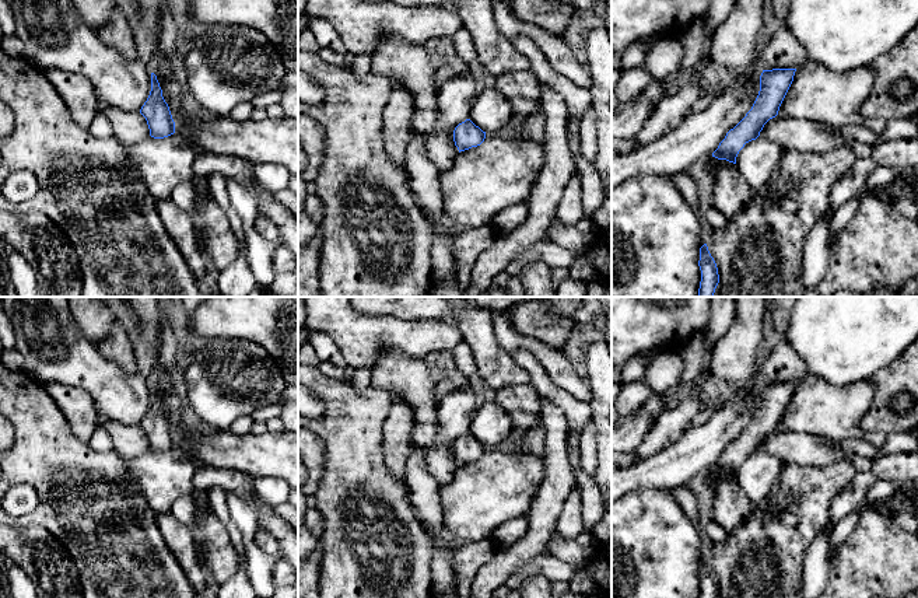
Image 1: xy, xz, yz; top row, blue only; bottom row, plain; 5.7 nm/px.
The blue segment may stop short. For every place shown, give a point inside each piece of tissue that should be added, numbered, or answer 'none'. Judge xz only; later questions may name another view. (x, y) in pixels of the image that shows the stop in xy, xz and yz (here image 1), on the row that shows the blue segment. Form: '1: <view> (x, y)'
none

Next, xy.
none

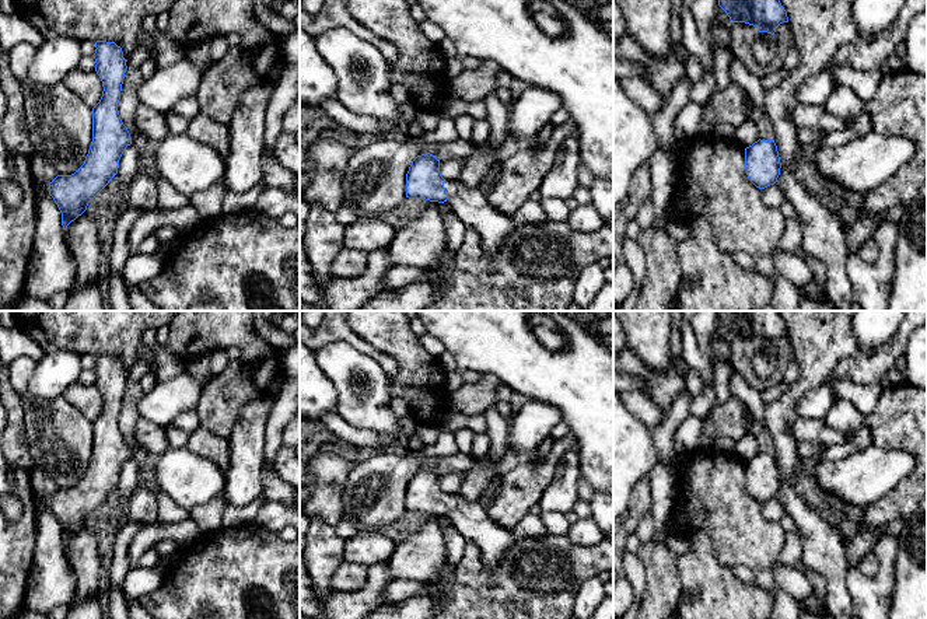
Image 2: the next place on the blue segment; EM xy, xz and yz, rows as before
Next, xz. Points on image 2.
1: xz (471, 206)

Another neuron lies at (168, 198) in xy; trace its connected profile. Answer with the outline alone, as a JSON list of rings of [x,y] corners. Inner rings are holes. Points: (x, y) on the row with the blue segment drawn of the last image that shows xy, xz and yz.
[[[158,176],[157,182],[157,207],[178,210],[189,204],[189,196],[176,190],[165,178]]]

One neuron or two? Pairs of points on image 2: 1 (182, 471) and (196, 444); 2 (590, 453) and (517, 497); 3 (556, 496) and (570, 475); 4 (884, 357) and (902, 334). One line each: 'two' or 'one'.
1: two
2: two
3: one
4: one

